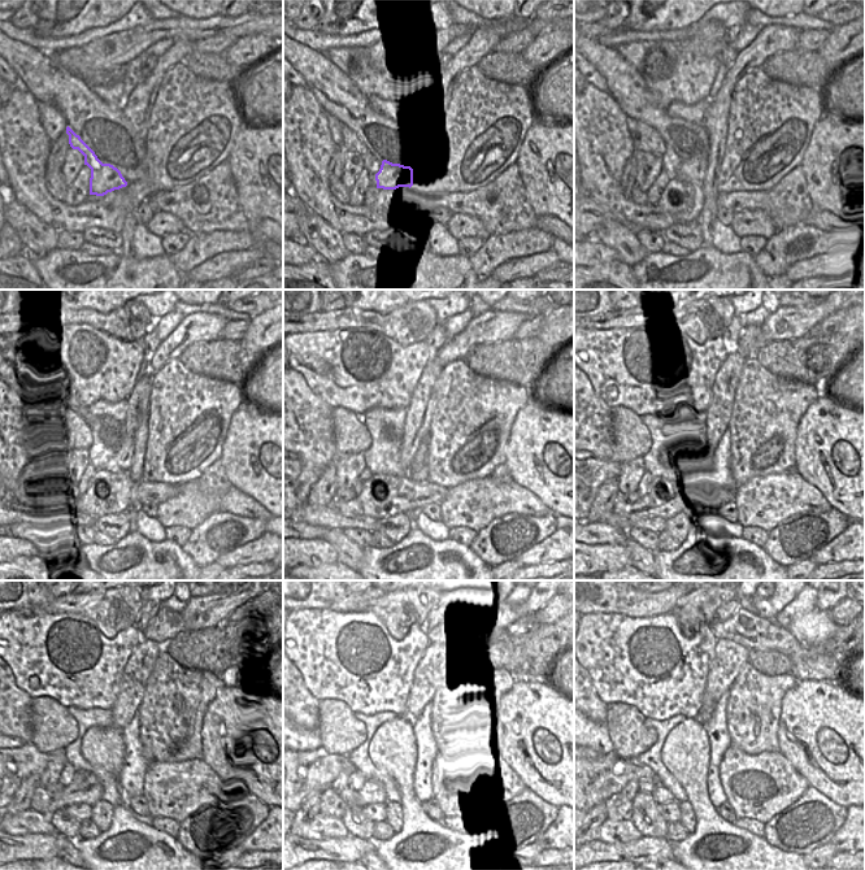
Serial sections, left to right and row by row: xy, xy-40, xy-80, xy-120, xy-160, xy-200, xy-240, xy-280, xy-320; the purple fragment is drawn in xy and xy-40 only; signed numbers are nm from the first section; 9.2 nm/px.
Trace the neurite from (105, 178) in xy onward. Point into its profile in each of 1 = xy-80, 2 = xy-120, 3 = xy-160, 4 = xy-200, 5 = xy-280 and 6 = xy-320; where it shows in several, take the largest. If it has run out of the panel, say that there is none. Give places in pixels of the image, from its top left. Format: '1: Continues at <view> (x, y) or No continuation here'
1: Continues at xy-80 (694, 172)
2: Continues at xy-120 (116, 461)
3: Continues at xy-160 (420, 400)
4: Continues at xy-200 (722, 379)
5: Continues at xy-280 (431, 668)
6: Continues at xy-320 (729, 657)

